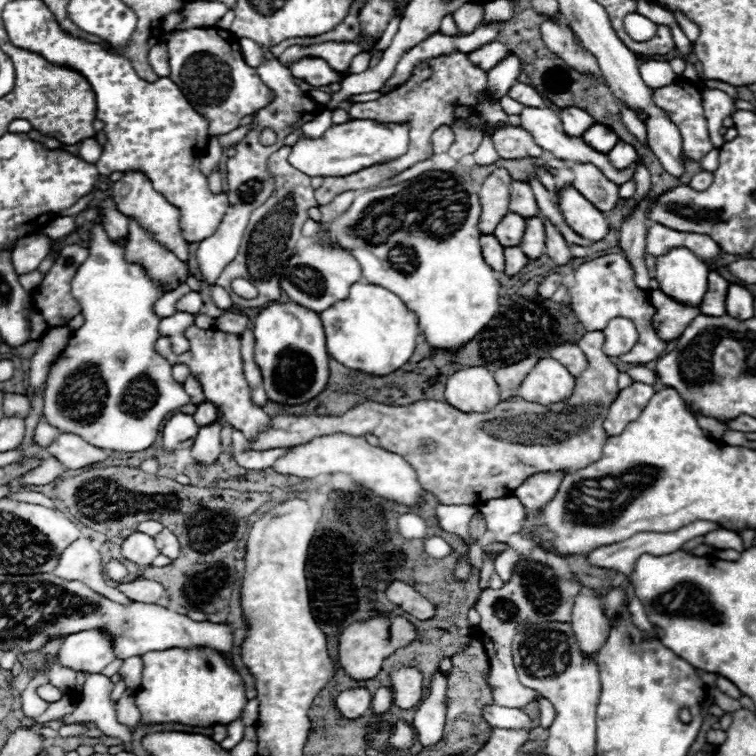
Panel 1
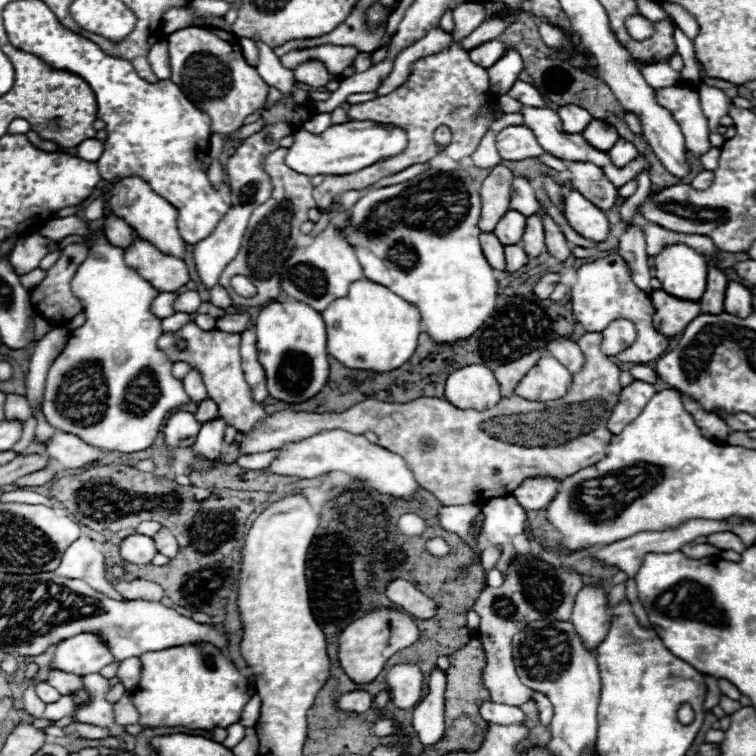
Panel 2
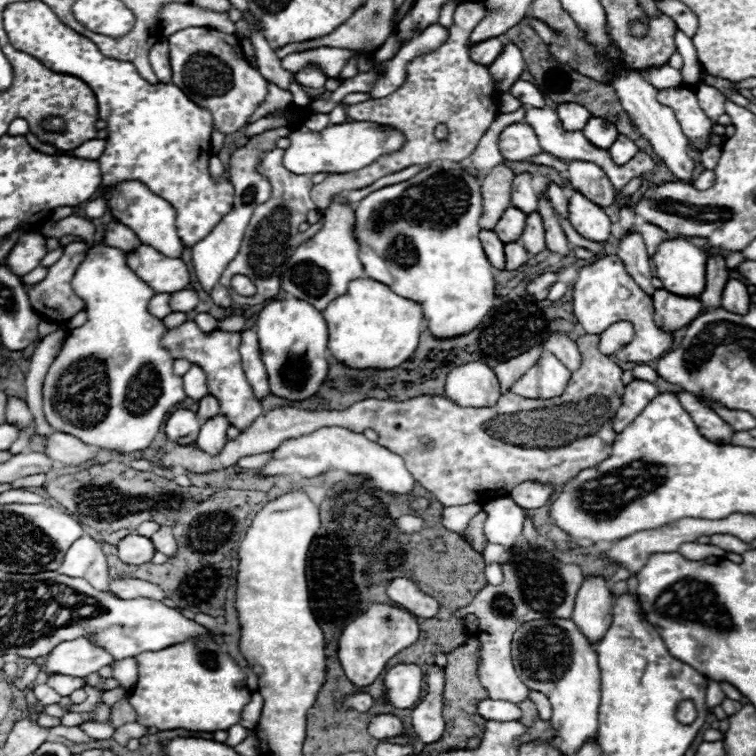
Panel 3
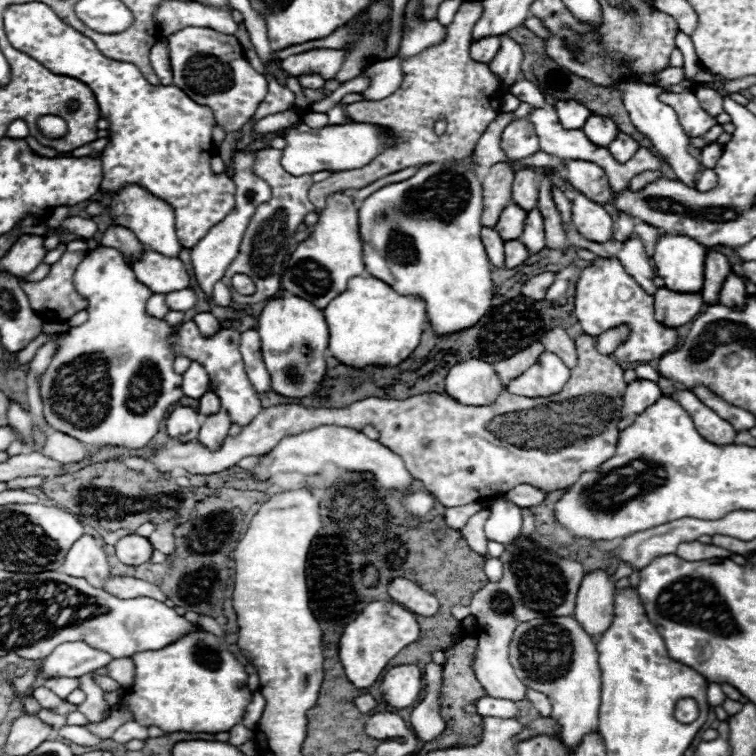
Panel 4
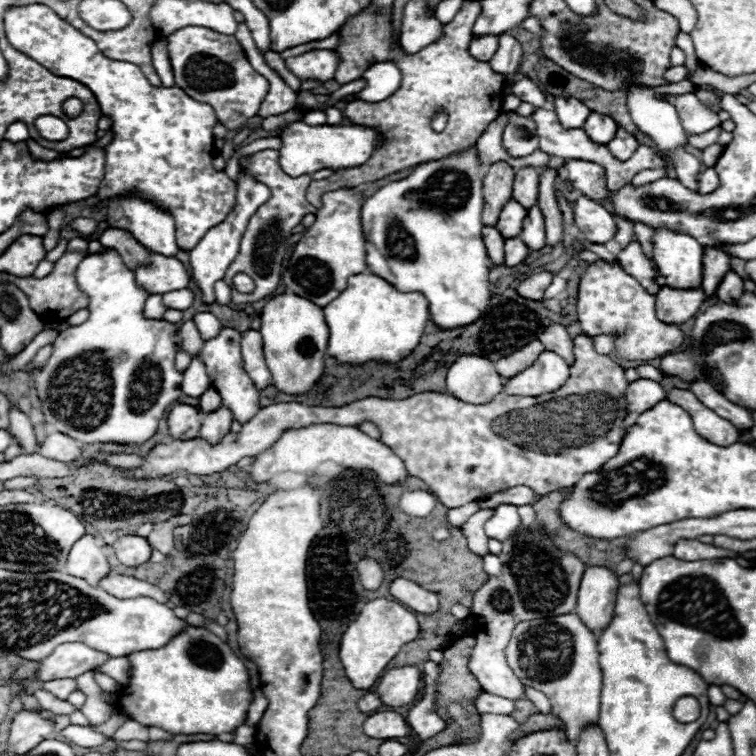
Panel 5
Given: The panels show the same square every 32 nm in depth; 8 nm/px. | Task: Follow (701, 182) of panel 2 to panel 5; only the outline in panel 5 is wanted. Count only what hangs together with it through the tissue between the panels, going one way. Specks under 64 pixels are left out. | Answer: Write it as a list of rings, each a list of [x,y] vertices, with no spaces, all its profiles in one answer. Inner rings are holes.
[[[706,168],[698,178],[698,192],[708,194],[714,188],[718,188],[718,174],[716,174],[714,168]]]

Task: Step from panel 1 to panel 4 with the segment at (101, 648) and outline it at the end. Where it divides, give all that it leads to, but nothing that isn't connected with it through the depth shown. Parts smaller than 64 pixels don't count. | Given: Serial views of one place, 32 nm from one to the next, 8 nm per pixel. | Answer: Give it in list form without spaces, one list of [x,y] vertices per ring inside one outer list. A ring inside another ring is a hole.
[[[82,640],[64,642],[58,648],[54,648],[54,652],[44,660],[42,672],[46,678],[52,676],[80,678],[106,666],[110,660],[112,660],[110,654],[92,648]]]

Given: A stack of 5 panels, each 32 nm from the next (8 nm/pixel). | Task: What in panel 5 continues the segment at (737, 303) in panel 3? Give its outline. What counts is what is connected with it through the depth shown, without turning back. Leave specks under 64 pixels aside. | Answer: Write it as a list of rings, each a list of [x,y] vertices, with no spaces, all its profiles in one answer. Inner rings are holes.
[[[728,272],[718,288],[718,300],[722,302],[738,302],[744,294],[744,282],[736,272]]]

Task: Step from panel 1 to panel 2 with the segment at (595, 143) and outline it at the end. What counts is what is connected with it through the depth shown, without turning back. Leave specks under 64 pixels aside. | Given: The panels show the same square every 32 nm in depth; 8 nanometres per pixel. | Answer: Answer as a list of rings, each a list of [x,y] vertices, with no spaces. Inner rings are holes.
[[[592,120],[582,136],[584,136],[584,140],[590,146],[594,146],[594,148],[598,148],[602,152],[608,152],[616,144],[616,140],[618,140],[616,130],[610,124],[604,124],[600,120]]]

